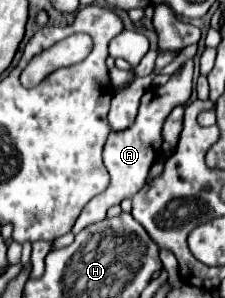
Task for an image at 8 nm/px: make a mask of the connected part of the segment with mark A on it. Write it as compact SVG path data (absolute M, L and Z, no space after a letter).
M189 60L189 62L185 62L181 66L181 70L177 74L171 76L171 80L165 86L151 86L151 89L145 92L141 98L137 118L135 118L133 126L109 134L107 144L105 144L105 150L103 150L103 164L105 164L105 168L111 174L111 184L109 184L109 188L103 194L95 196L83 208L79 220L73 226L73 234L77 234L79 230L83 230L89 224L101 222L107 216L107 210L111 206L121 204L125 198L131 200L137 194L137 190L143 188L145 178L147 178L147 172L149 172L151 164L155 162L157 154L161 152L161 144L163 144L163 136L161 136L163 122L171 114L171 110L175 106L187 104L187 100L191 96L191 90L193 90L191 80L193 80L193 62Z

